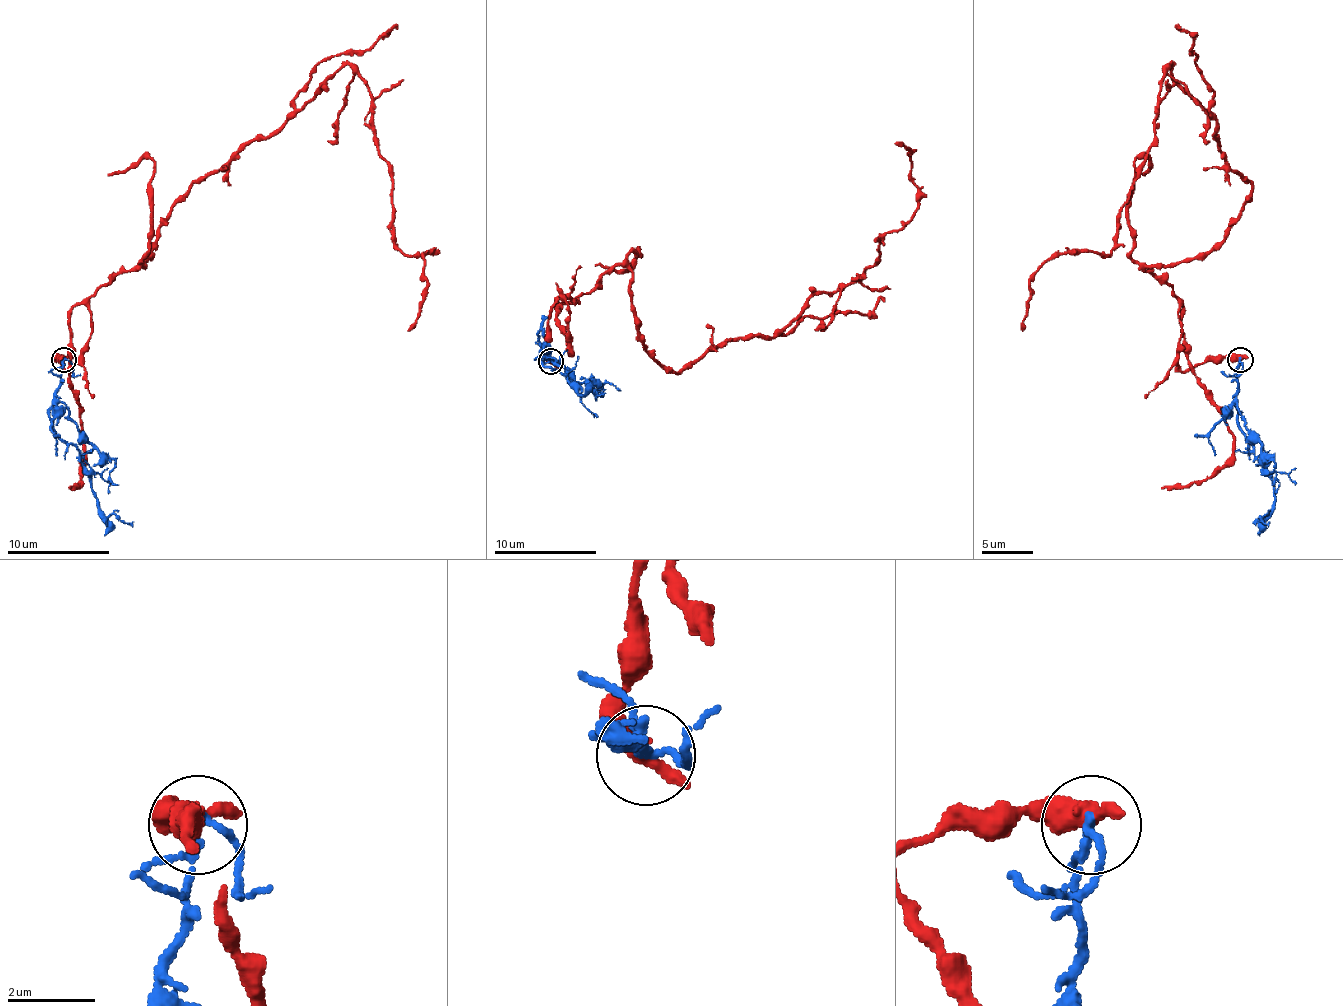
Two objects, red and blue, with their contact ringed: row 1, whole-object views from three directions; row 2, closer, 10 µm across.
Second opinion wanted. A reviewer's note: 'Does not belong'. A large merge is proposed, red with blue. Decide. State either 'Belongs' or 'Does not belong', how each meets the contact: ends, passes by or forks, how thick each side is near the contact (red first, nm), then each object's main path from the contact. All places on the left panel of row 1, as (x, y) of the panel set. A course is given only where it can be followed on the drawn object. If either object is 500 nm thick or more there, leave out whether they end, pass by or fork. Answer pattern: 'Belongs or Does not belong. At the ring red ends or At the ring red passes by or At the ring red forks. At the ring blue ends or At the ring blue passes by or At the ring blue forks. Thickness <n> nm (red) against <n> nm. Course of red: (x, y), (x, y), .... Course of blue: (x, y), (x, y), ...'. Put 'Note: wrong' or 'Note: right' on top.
Note: right
Does not belong. Thickness 550 nm (red) against 160 nm. Course of red: (63, 360), (70, 309), (144, 266), (190, 187), (348, 65), (371, 95), (394, 243), (430, 251), (407, 330). Course of blue: (63, 360), (55, 396), (78, 429), (78, 460), (96, 503), (106, 518), (114, 513), (121, 521), (134, 521)

